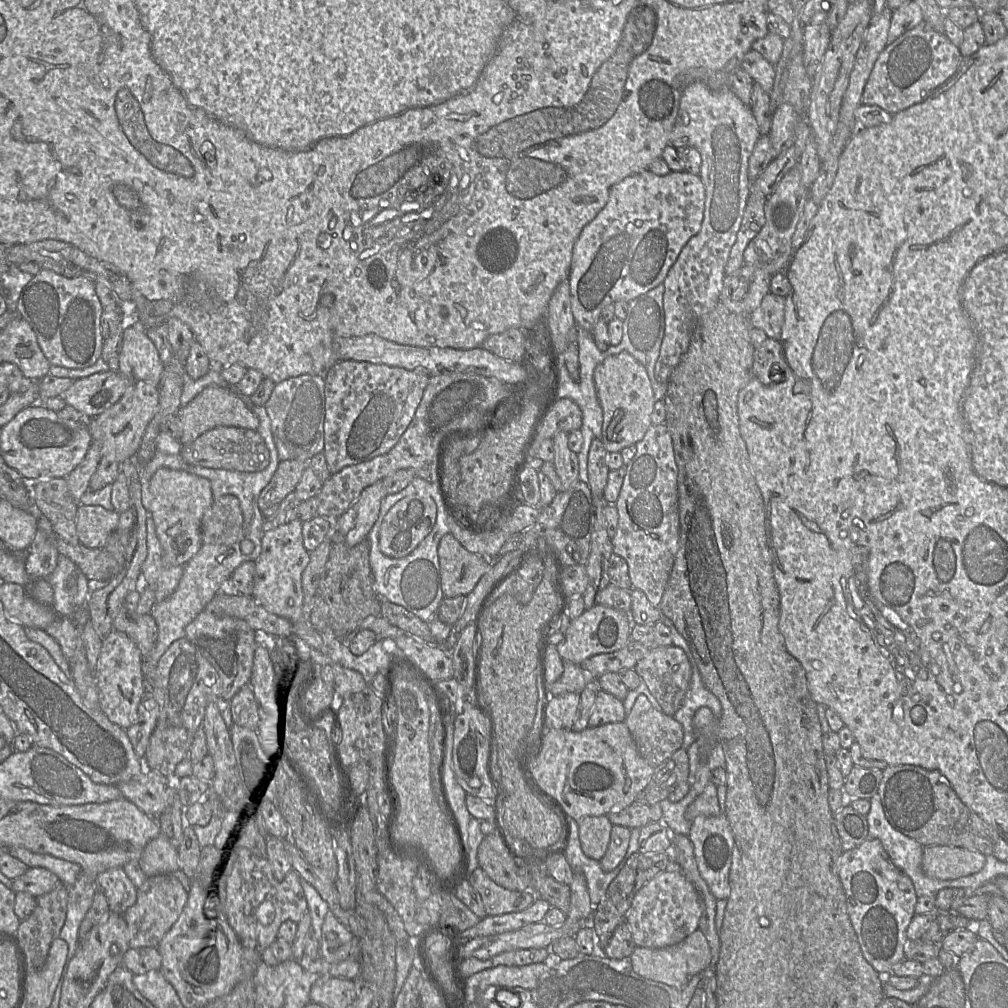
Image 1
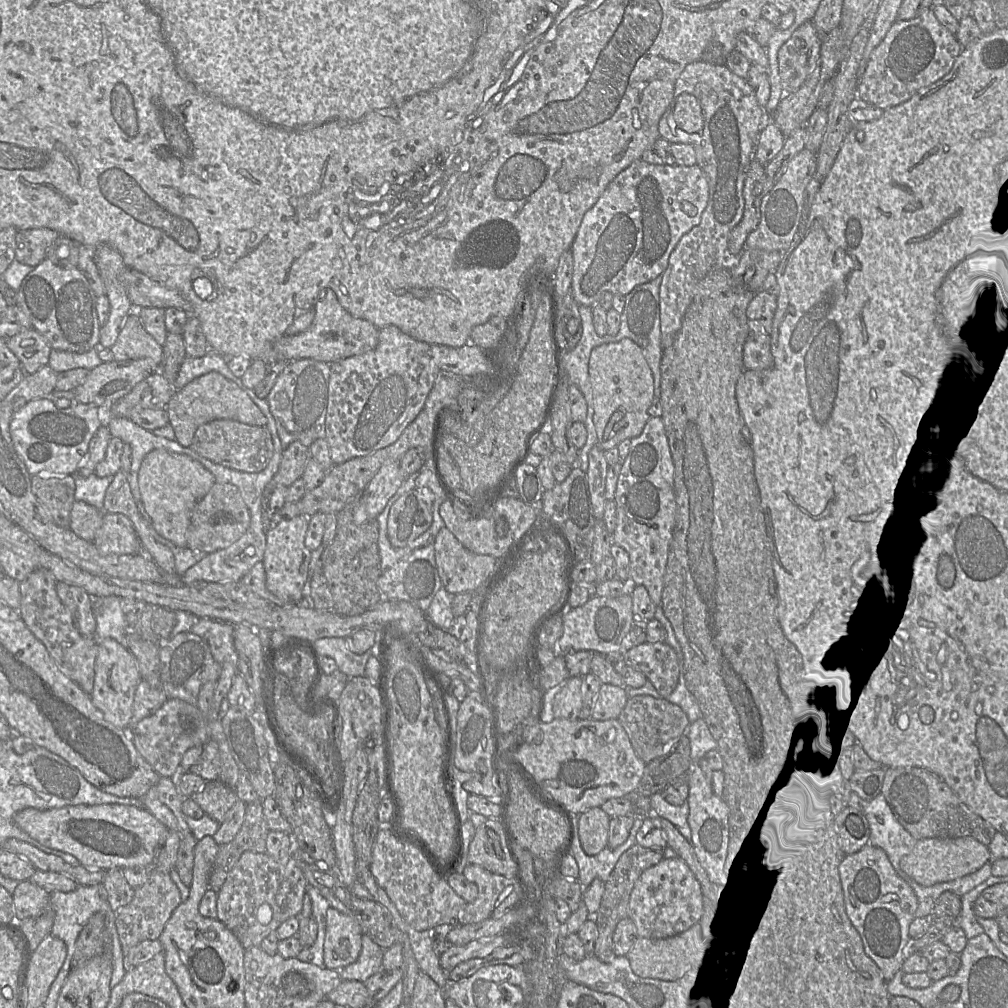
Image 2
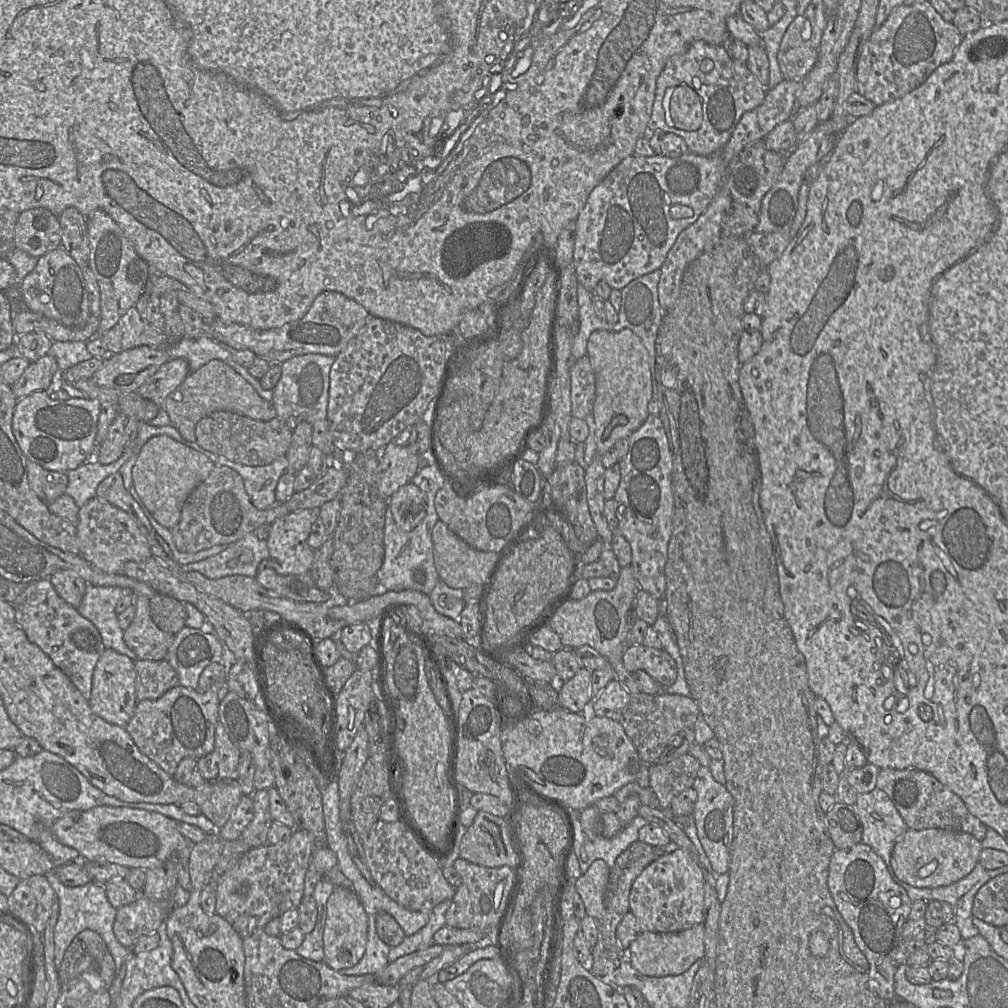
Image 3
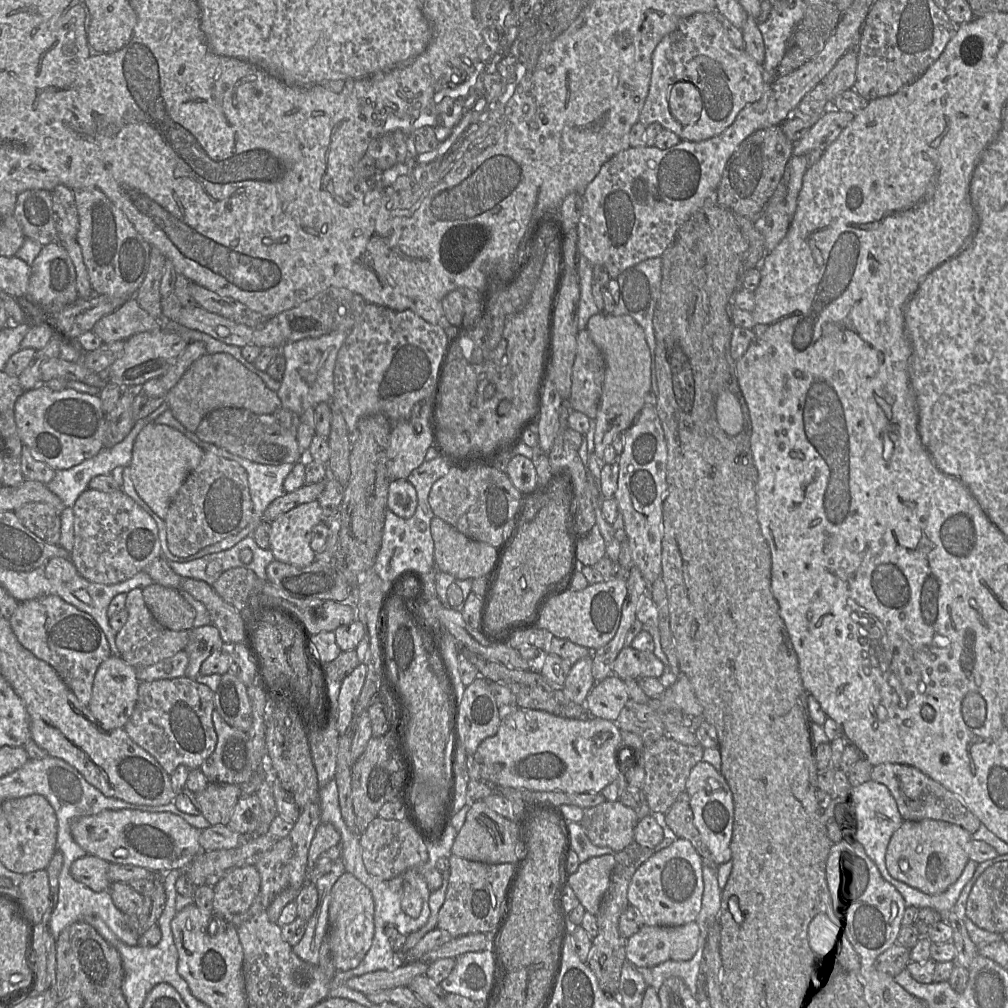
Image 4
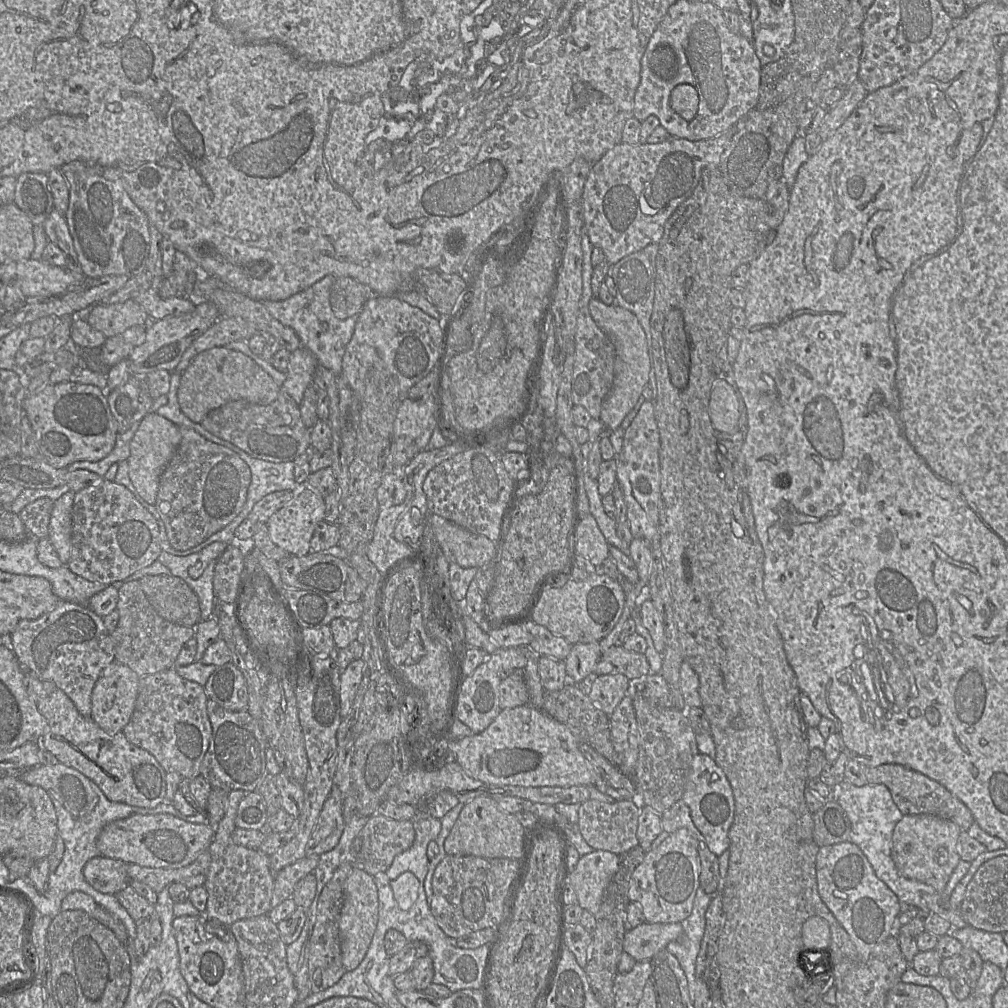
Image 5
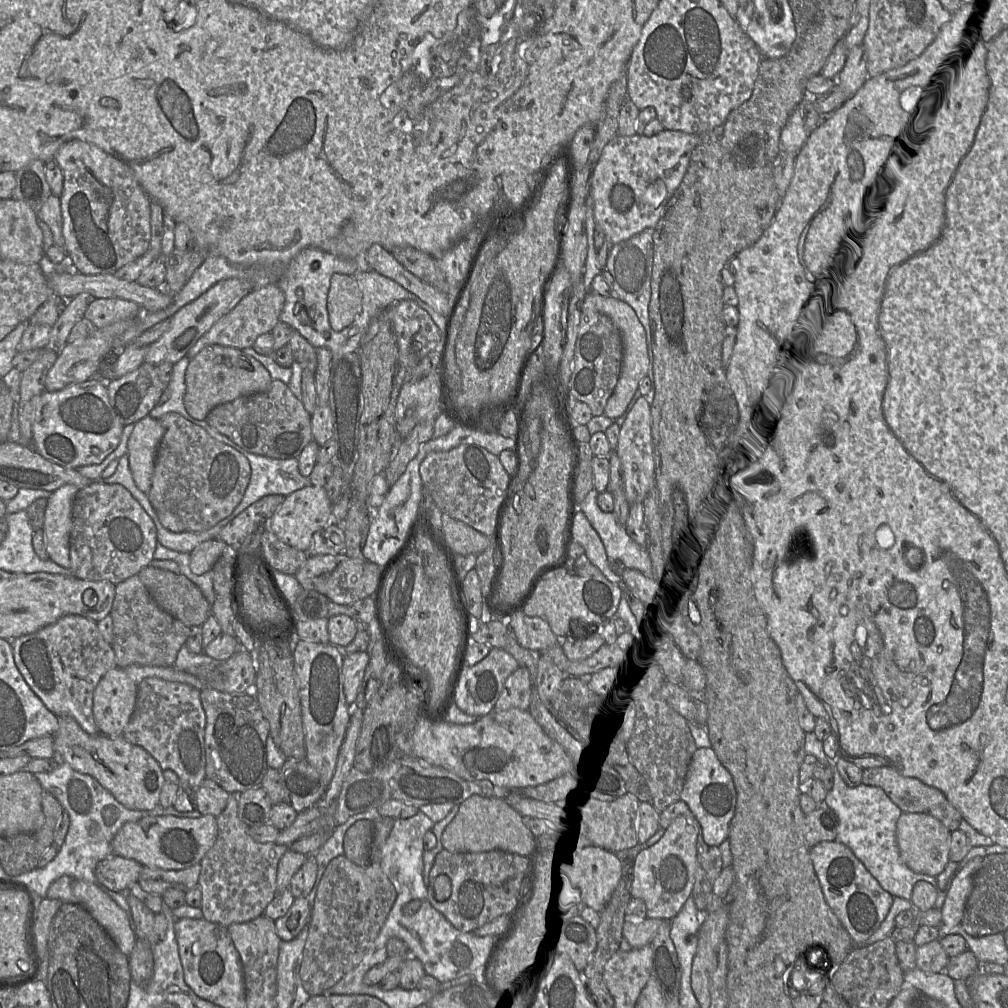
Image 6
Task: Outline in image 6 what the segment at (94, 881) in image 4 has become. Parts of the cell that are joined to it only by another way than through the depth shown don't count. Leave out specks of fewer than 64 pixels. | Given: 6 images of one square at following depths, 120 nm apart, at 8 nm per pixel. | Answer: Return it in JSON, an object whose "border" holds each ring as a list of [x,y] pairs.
{"border":[[[111,855],[98,863],[95,869],[97,880],[114,892],[127,892],[128,887],[138,882],[143,865],[133,859]]]}

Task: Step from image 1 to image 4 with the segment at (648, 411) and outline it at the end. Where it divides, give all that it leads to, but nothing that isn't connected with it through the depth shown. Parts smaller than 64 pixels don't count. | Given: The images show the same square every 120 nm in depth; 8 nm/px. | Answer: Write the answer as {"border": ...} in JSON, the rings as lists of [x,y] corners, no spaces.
{"border":[[[600,312],[589,318],[586,329],[605,360],[605,376],[594,434],[594,454],[602,459],[605,448],[611,445],[614,437],[638,420],[638,414],[645,404],[644,397],[651,390],[652,362],[644,330],[629,315],[614,316]]]}

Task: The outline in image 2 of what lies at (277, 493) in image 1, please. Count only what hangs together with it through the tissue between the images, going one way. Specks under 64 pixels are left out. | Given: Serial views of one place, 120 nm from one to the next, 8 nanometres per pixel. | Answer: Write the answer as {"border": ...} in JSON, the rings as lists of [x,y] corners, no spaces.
{"border":[[[294,441],[285,448],[277,473],[266,486],[262,496],[262,523],[265,533],[271,526],[271,514],[269,501],[272,492],[278,486],[290,487],[297,479],[303,476],[306,464],[310,458],[310,448],[301,442]]]}

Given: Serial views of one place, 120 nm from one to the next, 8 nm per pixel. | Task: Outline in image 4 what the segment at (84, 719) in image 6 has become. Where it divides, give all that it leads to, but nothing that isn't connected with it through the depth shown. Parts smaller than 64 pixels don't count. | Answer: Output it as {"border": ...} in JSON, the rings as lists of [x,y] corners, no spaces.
{"border":[[[57,595],[19,602],[9,621],[19,643],[51,665],[79,702],[88,707],[97,669],[111,656],[109,643],[99,624]]]}

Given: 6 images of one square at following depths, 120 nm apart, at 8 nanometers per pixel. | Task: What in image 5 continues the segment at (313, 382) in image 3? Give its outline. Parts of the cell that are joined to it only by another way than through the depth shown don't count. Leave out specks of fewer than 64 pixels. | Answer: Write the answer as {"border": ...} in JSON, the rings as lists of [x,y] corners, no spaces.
{"border":[[[327,275],[306,290],[282,301],[260,301],[271,316],[293,329],[301,341],[301,346],[290,353],[286,380],[281,386],[298,405],[303,400],[305,389],[313,384],[313,375],[318,365],[324,366],[337,376],[341,374],[346,346],[354,333],[356,317],[340,320],[331,309],[330,289],[335,278],[333,275]]]}

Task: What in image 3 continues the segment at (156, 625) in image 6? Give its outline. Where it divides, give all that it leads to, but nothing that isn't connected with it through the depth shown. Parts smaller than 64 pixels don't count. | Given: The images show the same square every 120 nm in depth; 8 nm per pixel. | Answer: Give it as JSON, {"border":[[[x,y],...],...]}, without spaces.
{"border":[[[144,595],[134,596],[135,617],[124,630],[125,644],[138,659],[159,661],[165,659],[174,635],[160,630],[150,616],[149,599]]]}

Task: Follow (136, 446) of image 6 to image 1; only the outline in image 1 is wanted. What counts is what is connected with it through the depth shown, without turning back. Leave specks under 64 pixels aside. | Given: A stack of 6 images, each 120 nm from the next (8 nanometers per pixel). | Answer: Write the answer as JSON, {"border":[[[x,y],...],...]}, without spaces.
{"border":[[[163,467],[151,477],[149,490],[152,496],[149,514],[161,544],[162,564],[165,567],[186,565],[203,545],[201,521],[214,501],[210,481],[183,470]]]}

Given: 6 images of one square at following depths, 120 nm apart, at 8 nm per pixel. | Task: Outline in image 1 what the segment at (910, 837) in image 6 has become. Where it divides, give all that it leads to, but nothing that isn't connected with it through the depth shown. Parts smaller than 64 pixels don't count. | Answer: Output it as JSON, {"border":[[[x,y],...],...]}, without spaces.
{"border":[[[930,845],[923,849],[922,869],[938,880],[955,880],[979,872],[986,856],[962,847]]]}

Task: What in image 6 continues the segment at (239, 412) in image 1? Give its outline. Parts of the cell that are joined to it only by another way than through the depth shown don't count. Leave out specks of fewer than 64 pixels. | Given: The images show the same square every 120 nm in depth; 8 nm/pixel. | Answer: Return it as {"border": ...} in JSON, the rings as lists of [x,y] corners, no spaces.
{"border":[[[209,345],[190,359],[185,373],[186,392],[184,406],[193,418],[206,420],[216,406],[238,397],[265,392],[272,378],[268,370],[242,350],[222,345]]]}

